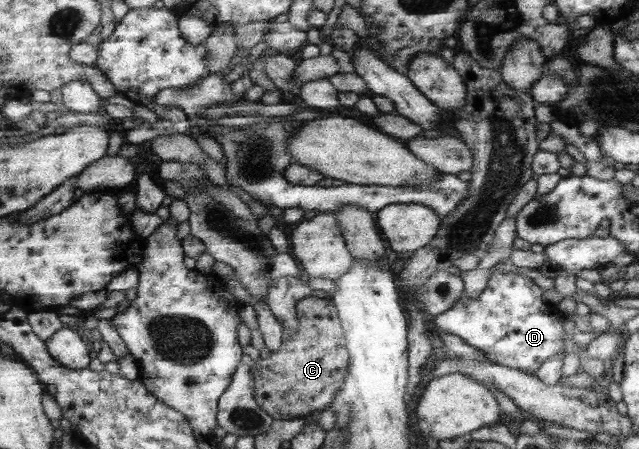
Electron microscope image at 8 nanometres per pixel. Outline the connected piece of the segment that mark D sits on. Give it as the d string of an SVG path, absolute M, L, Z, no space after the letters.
M493 266L490 282L478 299L470 299L468 295L462 295L454 307L434 318L433 324L438 326L438 329L447 330L463 338L481 350L494 363L534 375L549 358L563 354L566 350L567 339L566 330L564 330L566 318L556 306L550 305L544 300L544 290L545 288L536 284L529 276L507 273L497 266Z

